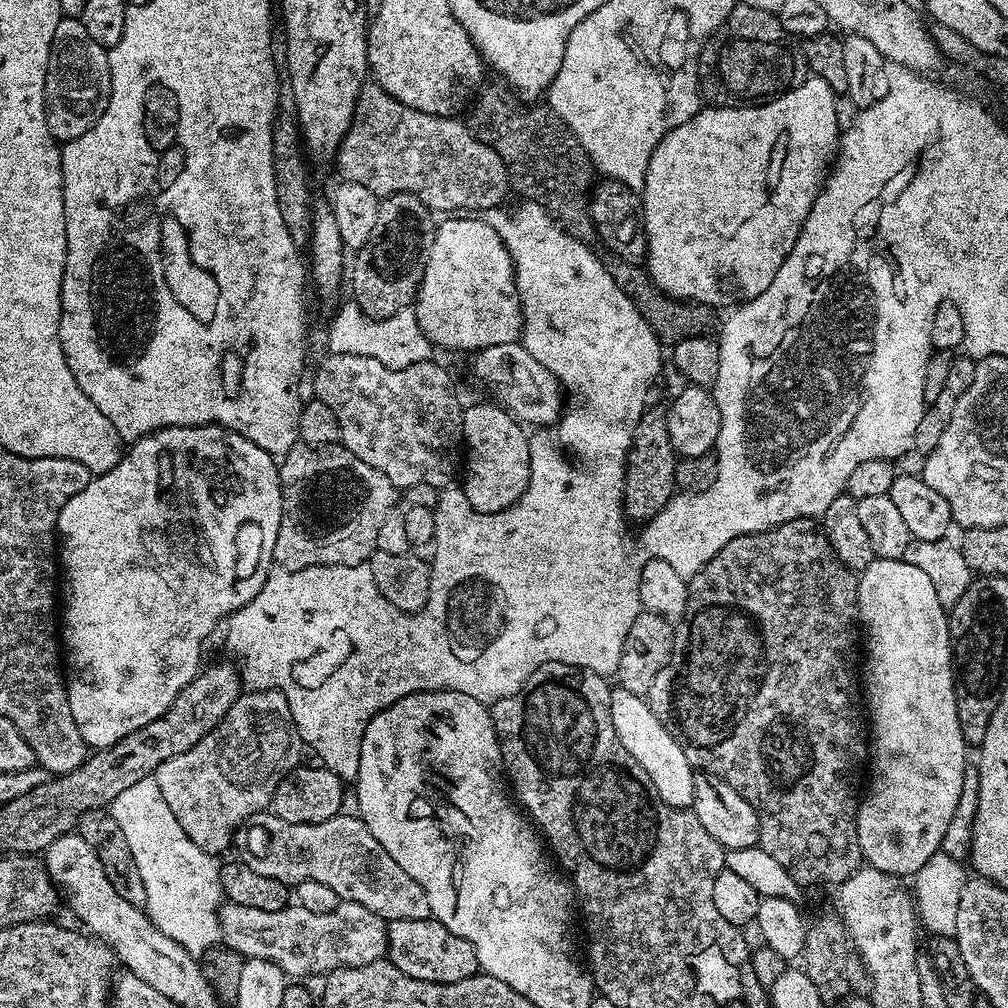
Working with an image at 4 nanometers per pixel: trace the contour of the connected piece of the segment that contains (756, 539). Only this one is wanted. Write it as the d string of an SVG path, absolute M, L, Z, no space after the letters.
M812 518L791 520L785 524L777 524L770 527L764 532L751 532L750 534L739 536L730 542L726 542L726 546L722 546L722 550L718 550L718 554L714 554L714 558L710 558L710 562L706 562L706 566L702 566L702 570L688 580L688 601L686 602L684 615L679 621L672 638L672 653L666 662L666 666L662 666L662 670L658 670L658 678L654 678L654 686L650 686L646 697L648 705L652 707L652 713L656 715L658 722L662 722L662 726L666 726L666 730L676 737L678 746L682 746L682 754L686 754L686 758L692 763L693 769L710 776L722 778L722 782L734 786L734 790L738 790L742 793L750 802L750 806L754 806L754 810L760 819L759 847L767 852L767 854L770 854L775 861L780 862L800 886L820 883L839 886L843 884L846 877L853 876L857 868L861 867L862 864L860 847L858 846L858 830L856 829L856 810L858 807L856 779L859 778L860 771L862 771L863 768L865 771L866 761L870 756L870 736L866 731L866 712L862 707L862 684L858 679L858 656L856 660L856 632L858 636L858 609L856 606L857 583L857 573L849 570L847 566L838 559L830 546L828 535L824 532L823 527Z

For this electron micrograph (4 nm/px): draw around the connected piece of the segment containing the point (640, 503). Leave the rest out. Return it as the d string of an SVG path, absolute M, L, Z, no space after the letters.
M648 406L637 415L636 423L632 426L632 441L628 451L628 461L624 464L624 514L629 521L647 522L654 519L677 491L676 462L678 457L670 442L670 430L666 430L667 421L668 414L663 407L652 408L652 406Z

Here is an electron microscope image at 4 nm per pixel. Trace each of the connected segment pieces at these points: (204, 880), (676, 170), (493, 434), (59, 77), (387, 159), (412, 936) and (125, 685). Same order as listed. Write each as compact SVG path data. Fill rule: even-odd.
M155 775L142 778L142 782L134 782L127 790L122 790L118 798L110 806L114 822L122 826L122 835L126 838L126 846L130 846L130 854L138 866L138 874L142 874L142 886L146 886L146 902L144 908L152 925L184 949L193 954L215 948L221 943L220 938L220 864L217 857L210 852L203 852L178 826L178 818L170 814L170 806L162 798L162 790L158 790Z
M809 75L798 88L791 88L767 102L756 102L751 106L704 106L682 126L670 130L658 142L654 154L648 163L644 187L642 189L642 203L644 206L644 229L648 239L648 254L646 257L646 271L648 277L661 288L665 294L676 300L691 300L693 304L708 304L714 309L731 309L751 300L753 296L762 294L770 282L774 282L774 274L778 274L780 265L794 248L794 242L800 237L800 227L804 224L804 217L810 214L814 198L824 187L830 169L840 151L842 123L840 112L836 109L838 93L822 78Z
M491 403L472 404L464 408L462 444L466 449L466 467L462 472L462 487L472 509L481 514L509 508L530 482L529 433L507 408Z
M62 18L58 26L54 26L54 38L50 46L50 58L44 83L44 108L48 112L48 129L58 142L67 142L86 134L96 121L98 109L111 88L108 54L105 48L90 38L79 18Z
M375 82L365 83L360 89L350 130L346 130L340 140L334 163L340 171L340 180L358 182L358 186L366 186L366 190L381 198L409 192L434 214L460 214L462 210L474 210L476 212L473 213L482 214L486 209L501 207L506 202L505 195L510 192L508 171L502 158L489 144L474 138L463 119L414 110L398 102L398 98L386 94L386 90L379 88Z
M435 918L427 920L390 920L388 926L387 959L402 974L422 978L422 982L462 982L462 978L477 975L480 963L474 946L458 934L446 930Z
M195 424L159 428L140 437L121 456L114 470L93 475L82 490L78 490L62 506L56 519L58 533L58 560L62 565L62 580L68 583L68 593L62 596L62 615L58 620L58 632L62 637L62 652L66 657L66 687L70 714L78 726L89 749L109 748L126 734L154 722L178 698L182 686L201 671L200 647L204 639L216 628L216 623L236 612L256 596L266 582L273 567L272 551L278 538L278 526L282 518L282 494L280 493L280 469L277 461L262 446L254 446L242 434L230 432L219 424Z

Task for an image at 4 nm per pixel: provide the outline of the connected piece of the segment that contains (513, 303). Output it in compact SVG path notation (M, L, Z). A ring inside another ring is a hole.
M448 218L445 224L441 223L439 227L436 229L436 233L434 234L434 242L430 246L430 254L428 255L428 261L426 262L426 270L422 274L422 282L420 283L420 289L416 291L416 299L414 301L414 311L416 313L416 317L418 318L418 322L422 326L422 330L424 331L425 341L437 344L440 348L462 348L464 350L479 350L485 348L486 346L498 346L499 344L514 344L517 343L521 339L522 329L524 326L524 313L520 310L520 295L518 294L518 290L516 289L516 267L512 265L512 259L510 258L510 254L506 250L506 246L502 242L502 238L495 232L492 227L490 227L483 218L472 218L476 220L460 220L464 218Z

